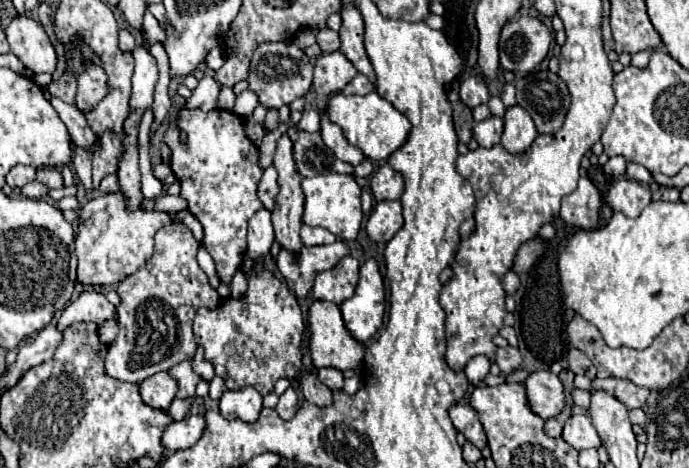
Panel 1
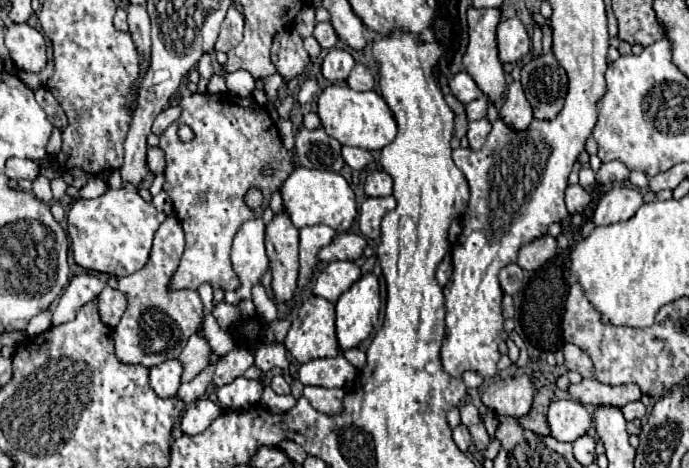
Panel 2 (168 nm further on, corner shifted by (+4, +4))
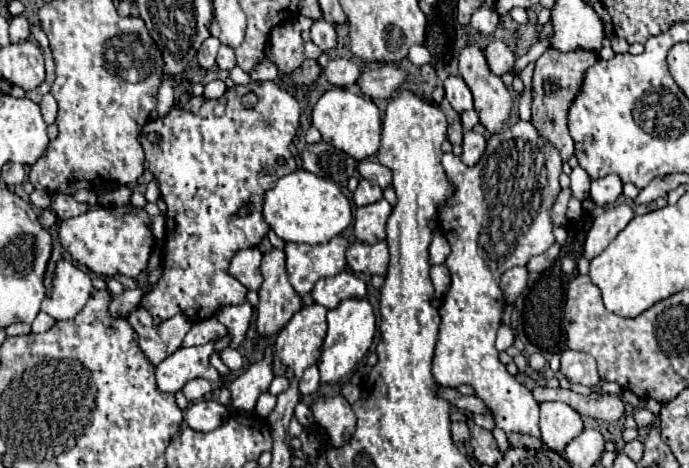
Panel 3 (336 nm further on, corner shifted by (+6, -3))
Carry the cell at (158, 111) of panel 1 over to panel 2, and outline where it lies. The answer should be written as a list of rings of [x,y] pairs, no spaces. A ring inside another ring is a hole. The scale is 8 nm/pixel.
[[[150,147],[148,149],[148,169],[156,175],[156,173],[162,173],[164,171],[164,153],[158,149],[158,147]]]

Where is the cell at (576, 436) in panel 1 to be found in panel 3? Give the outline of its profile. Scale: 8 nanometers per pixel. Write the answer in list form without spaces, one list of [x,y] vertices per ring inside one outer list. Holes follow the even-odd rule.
[[[562,402],[540,404],[540,438],[550,450],[562,452],[570,440],[584,430],[584,422],[576,410]]]

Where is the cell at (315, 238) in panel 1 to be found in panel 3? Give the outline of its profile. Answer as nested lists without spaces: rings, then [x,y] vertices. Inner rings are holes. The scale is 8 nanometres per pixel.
[[[336,236],[330,242],[316,244],[316,246],[288,242],[284,246],[286,270],[296,294],[304,298],[306,294],[310,294],[316,280],[334,276],[334,272],[344,270],[346,248],[348,242],[342,236]]]

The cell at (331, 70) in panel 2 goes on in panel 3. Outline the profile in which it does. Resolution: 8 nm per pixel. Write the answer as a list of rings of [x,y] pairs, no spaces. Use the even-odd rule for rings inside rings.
[[[346,58],[330,60],[328,66],[324,68],[326,80],[334,86],[340,86],[340,88],[354,86],[358,80],[358,72],[360,72],[360,66],[352,60],[346,60]]]

